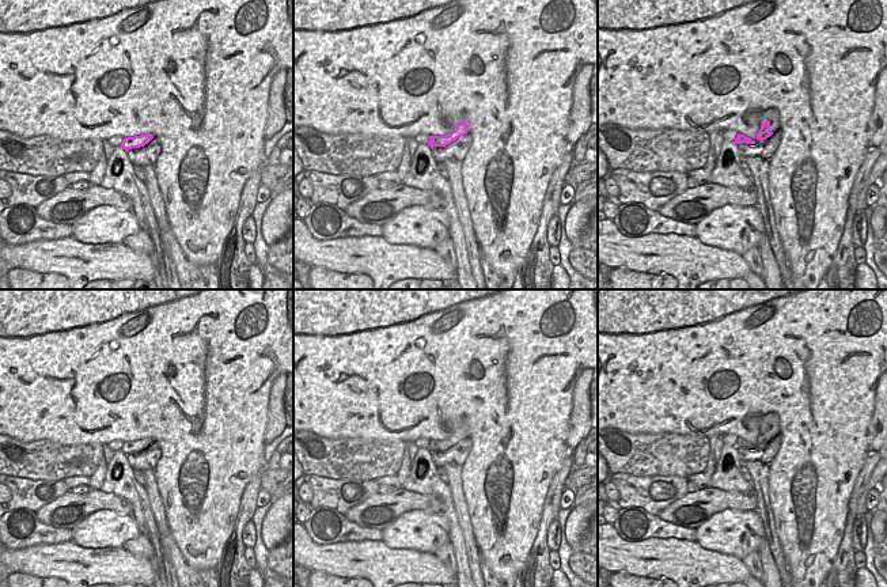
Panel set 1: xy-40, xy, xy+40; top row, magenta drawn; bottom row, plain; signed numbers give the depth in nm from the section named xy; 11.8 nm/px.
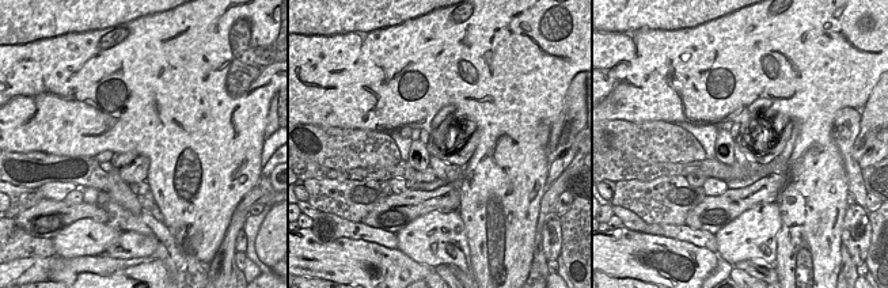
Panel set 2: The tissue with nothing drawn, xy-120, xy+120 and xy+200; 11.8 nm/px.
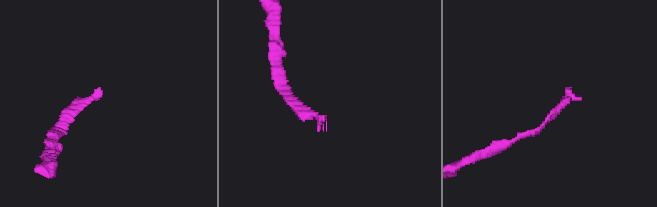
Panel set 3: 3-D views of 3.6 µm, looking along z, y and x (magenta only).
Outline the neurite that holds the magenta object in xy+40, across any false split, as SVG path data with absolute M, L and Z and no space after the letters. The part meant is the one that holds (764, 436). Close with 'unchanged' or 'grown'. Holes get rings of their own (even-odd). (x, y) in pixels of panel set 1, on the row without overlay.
M747 414L743 420L747 436L744 439L738 438L736 443L732 447L735 447L736 450L740 447L757 448L761 444L770 442L773 439L773 436L770 435L770 425L766 425L761 429L761 424L762 416Z | grown

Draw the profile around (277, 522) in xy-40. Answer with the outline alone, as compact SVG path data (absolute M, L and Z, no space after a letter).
M293 493L276 500L262 520L261 537L268 550L278 546L288 535L293 520Z

